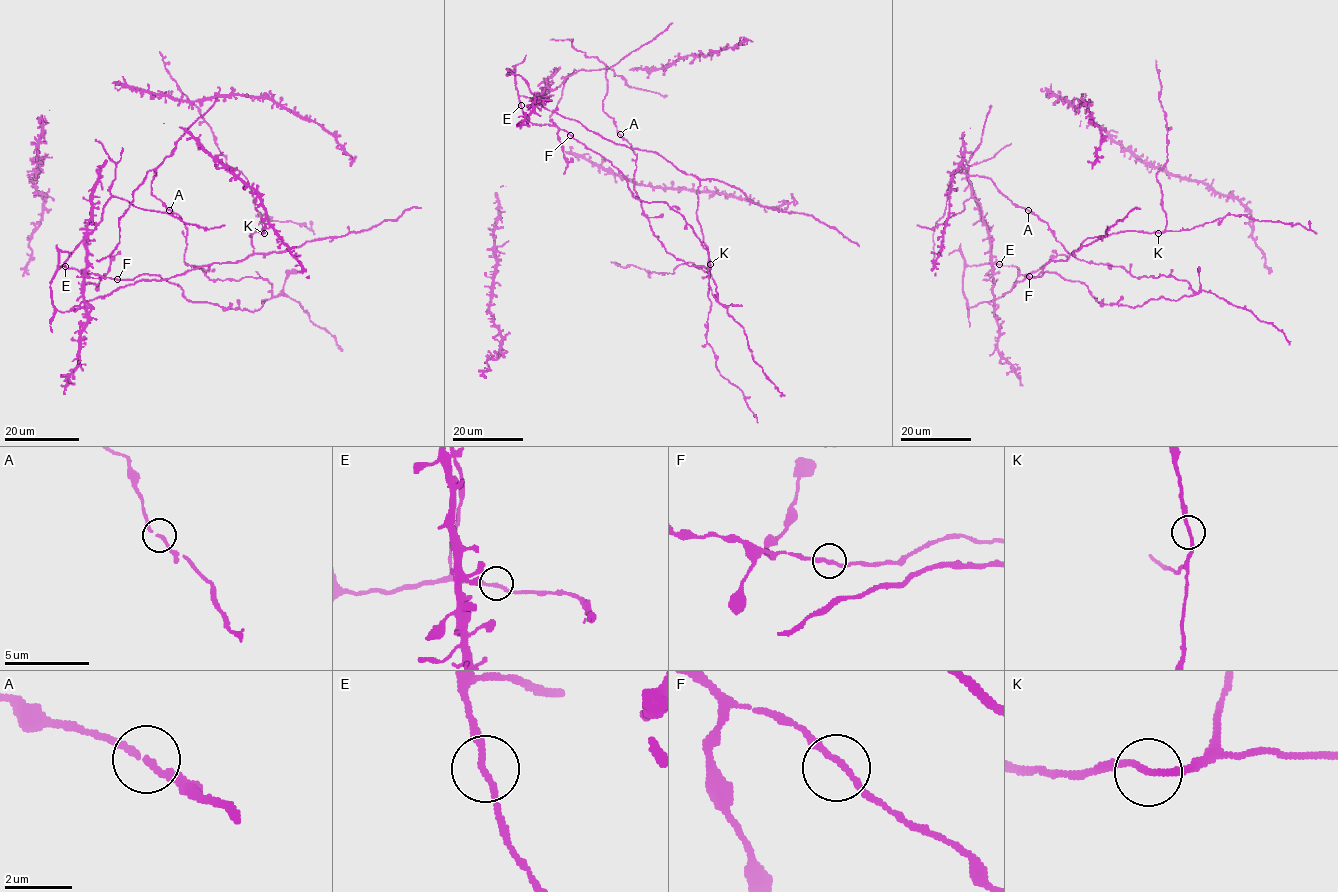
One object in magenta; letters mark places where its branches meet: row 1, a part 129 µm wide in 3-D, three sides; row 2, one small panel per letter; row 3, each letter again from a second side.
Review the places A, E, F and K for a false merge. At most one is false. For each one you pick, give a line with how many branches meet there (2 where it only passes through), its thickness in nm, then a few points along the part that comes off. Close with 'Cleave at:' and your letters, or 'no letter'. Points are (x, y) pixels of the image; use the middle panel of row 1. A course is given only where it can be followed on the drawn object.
Cleave at: no letter

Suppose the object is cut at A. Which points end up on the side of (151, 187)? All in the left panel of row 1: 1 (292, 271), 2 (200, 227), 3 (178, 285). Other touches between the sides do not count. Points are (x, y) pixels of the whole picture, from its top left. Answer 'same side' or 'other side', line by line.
1: other side
2: same side
3: other side

